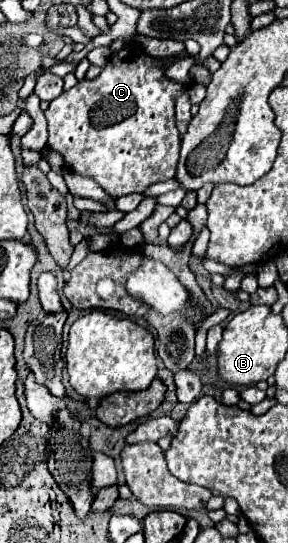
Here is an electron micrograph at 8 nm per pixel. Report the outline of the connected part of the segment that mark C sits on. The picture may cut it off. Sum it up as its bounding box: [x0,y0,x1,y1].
[44,45,188,199]

